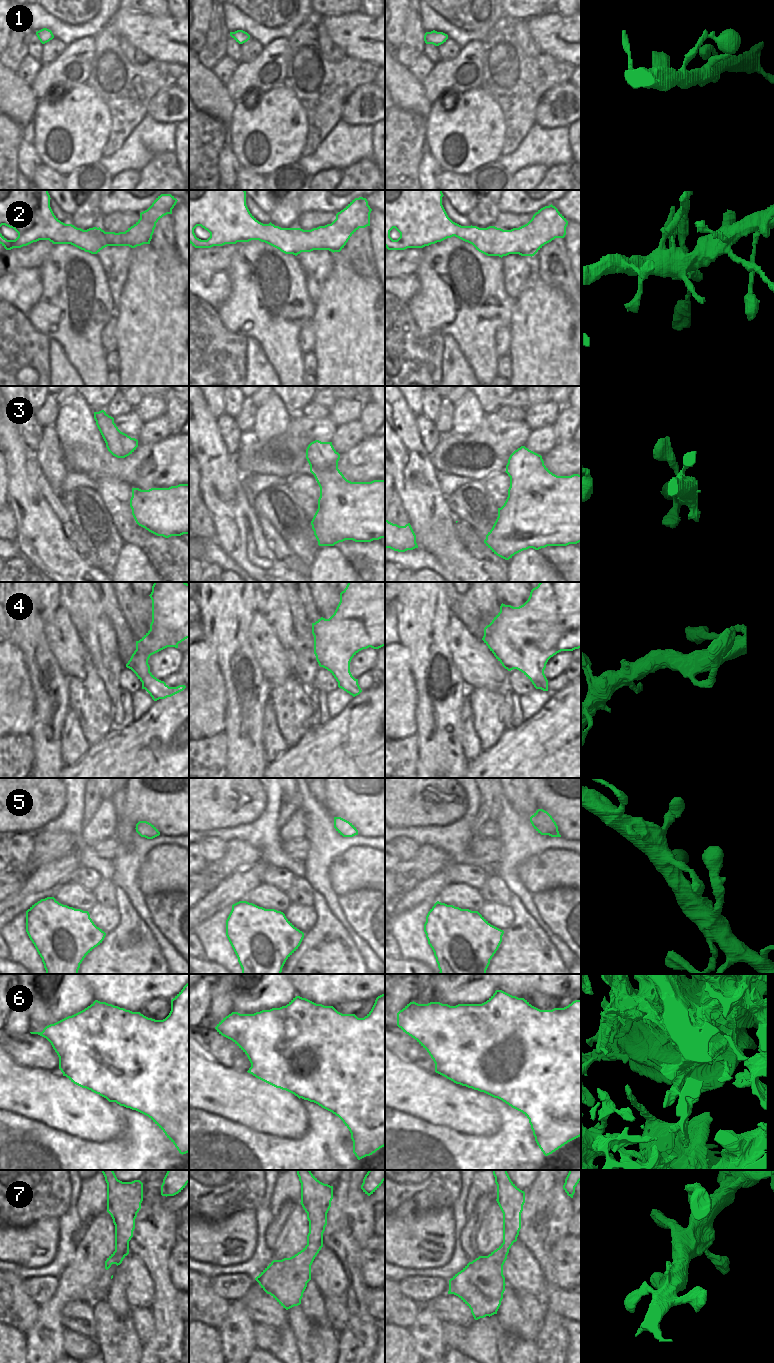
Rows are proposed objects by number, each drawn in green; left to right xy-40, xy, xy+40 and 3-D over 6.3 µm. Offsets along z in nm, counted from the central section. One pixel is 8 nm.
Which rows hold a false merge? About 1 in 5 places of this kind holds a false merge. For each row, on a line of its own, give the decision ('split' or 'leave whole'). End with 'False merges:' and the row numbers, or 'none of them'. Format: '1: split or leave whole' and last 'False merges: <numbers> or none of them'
1: leave whole
2: split
3: leave whole
4: leave whole
5: leave whole
6: split
7: leave whole
False merges: 2, 6

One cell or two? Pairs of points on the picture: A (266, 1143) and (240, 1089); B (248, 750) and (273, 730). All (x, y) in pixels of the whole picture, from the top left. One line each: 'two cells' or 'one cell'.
A: two cells
B: two cells

